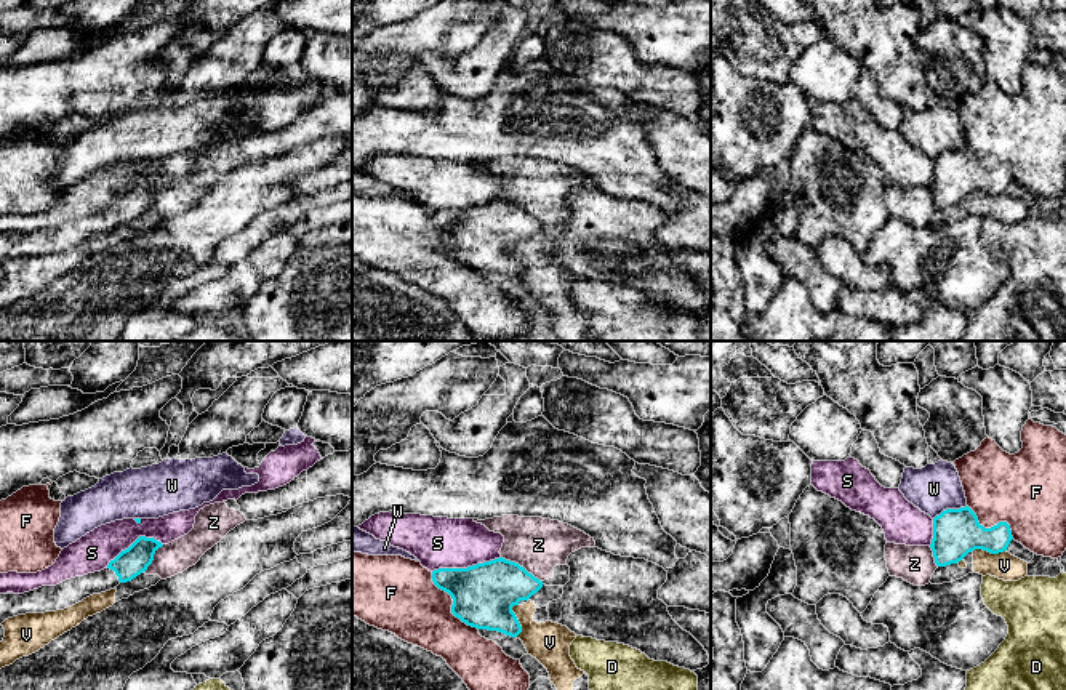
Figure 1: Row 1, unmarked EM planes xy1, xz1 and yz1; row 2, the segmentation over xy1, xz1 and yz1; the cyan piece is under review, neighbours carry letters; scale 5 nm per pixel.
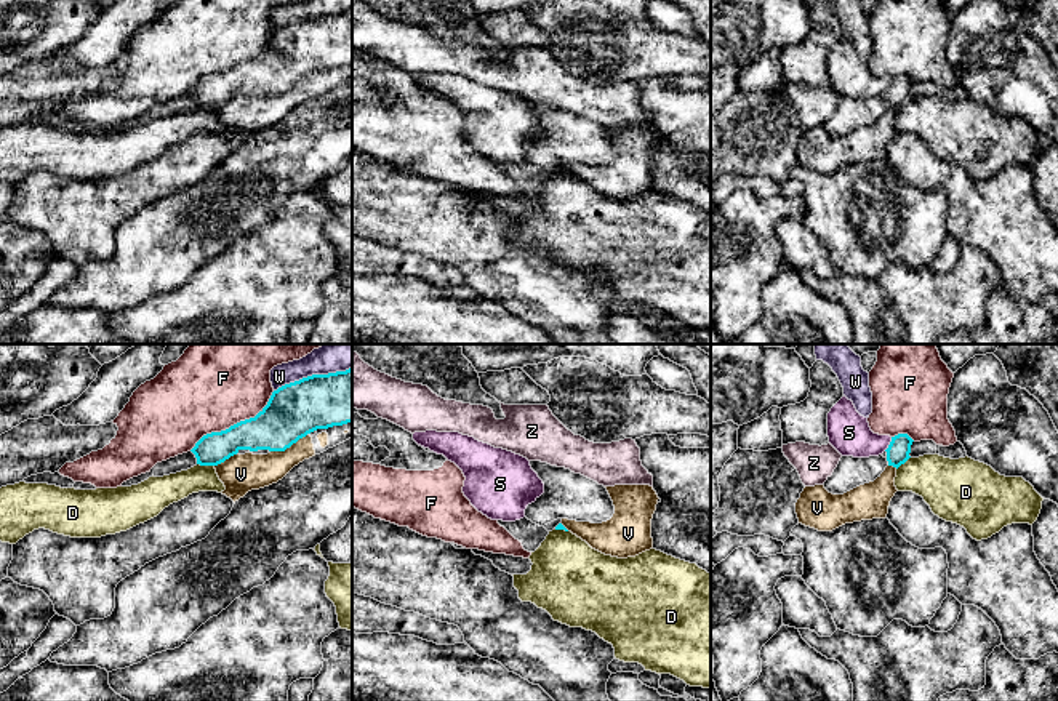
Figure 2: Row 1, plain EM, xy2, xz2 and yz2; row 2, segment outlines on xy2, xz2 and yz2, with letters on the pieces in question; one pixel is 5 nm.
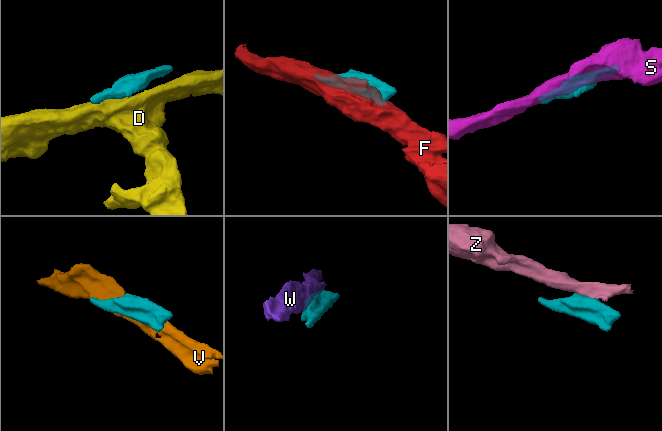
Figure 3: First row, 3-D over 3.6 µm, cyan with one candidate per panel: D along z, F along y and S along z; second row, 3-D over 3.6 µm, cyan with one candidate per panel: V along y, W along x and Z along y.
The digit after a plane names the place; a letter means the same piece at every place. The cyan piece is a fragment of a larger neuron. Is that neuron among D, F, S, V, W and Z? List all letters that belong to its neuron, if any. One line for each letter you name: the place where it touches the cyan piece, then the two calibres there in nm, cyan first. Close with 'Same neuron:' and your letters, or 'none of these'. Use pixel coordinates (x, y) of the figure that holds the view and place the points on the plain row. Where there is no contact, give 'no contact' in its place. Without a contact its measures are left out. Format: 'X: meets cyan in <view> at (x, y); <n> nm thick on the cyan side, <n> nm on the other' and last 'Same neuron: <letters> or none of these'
Same neuron: none of these

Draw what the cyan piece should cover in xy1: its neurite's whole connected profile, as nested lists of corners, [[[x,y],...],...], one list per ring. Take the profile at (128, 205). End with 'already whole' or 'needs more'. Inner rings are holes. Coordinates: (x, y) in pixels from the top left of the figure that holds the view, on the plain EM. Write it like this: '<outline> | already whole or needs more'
[[[139,178],[101,213],[75,218],[56,227],[42,227],[24,235],[0,235],[0,266],[18,256],[64,251],[93,235],[131,223],[147,211],[155,192],[162,187],[154,179]]] | needs more

